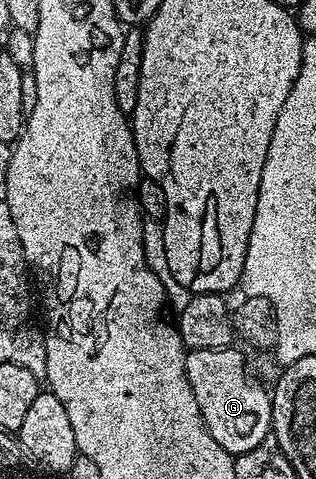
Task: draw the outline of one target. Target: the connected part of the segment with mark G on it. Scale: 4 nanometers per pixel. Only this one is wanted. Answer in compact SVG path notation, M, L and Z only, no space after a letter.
M238 348L191 350L184 358L186 378L190 382L190 390L194 390L194 402L198 402L202 422L206 430L210 430L210 438L214 438L214 442L218 442L218 446L222 446L222 450L229 452L233 458L246 454L246 450L254 450L254 446L269 439L272 430L272 397L269 389L256 384L255 378L248 376L248 364Z

